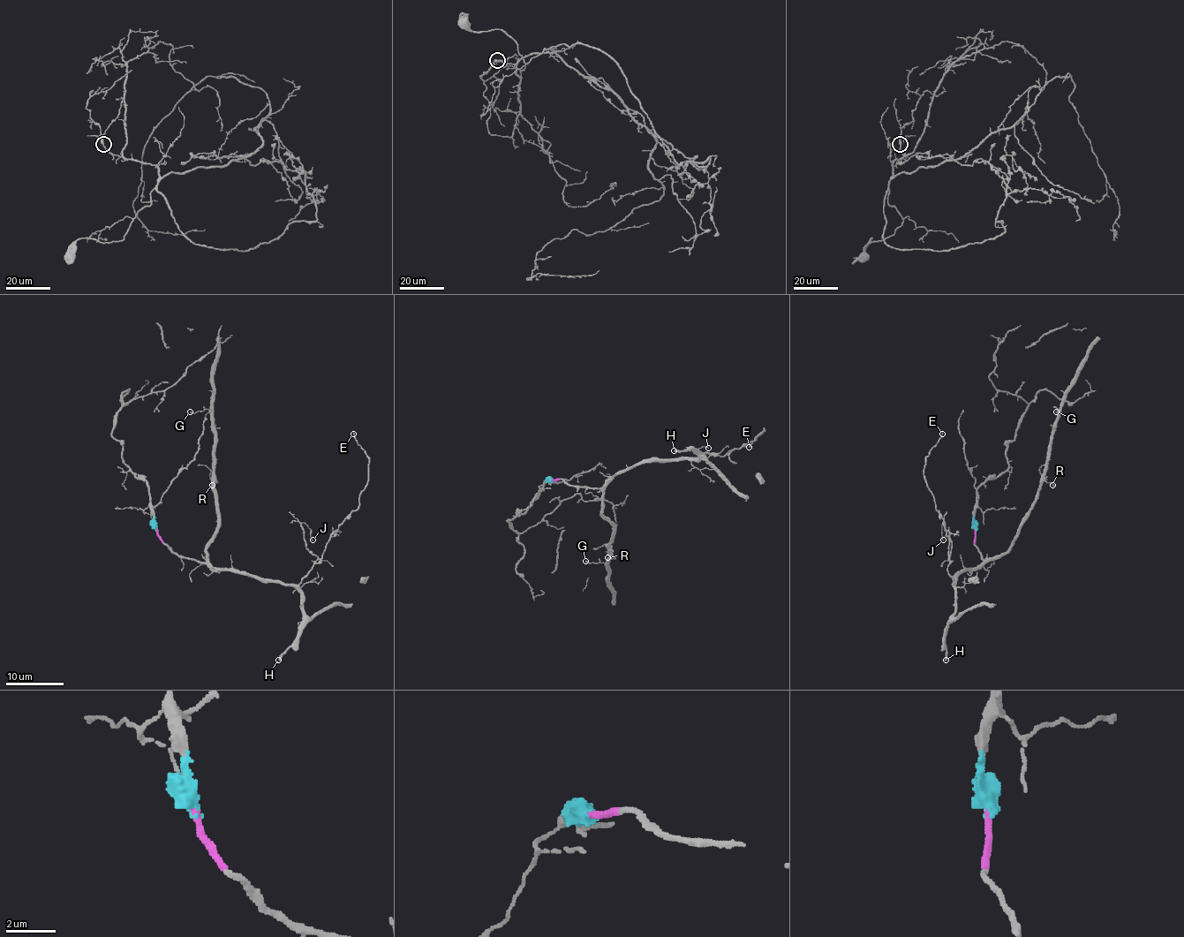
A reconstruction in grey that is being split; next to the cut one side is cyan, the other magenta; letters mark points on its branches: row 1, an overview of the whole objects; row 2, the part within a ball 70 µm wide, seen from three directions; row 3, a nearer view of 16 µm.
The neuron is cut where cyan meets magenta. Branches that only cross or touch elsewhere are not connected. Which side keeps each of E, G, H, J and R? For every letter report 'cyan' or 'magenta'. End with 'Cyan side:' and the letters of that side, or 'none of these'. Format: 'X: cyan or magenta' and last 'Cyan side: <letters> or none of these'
E: magenta
G: magenta
H: magenta
J: magenta
R: magenta
Cyan side: none of these

